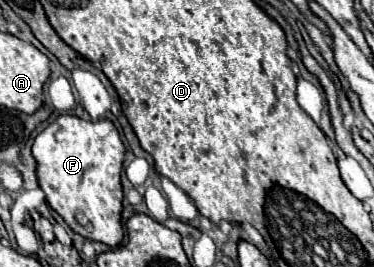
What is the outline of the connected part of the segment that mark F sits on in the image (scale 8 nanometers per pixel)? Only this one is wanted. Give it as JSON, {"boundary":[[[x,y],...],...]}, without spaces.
{"boundary":[[[59,115],[51,125],[47,125],[33,141],[31,153],[37,163],[37,181],[39,187],[47,195],[47,203],[53,211],[57,211],[63,221],[79,235],[91,241],[105,243],[109,247],[115,247],[123,239],[123,225],[121,225],[121,201],[123,201],[123,189],[121,189],[121,169],[123,169],[123,157],[125,147],[119,137],[117,127],[109,119],[101,121],[83,121],[77,115]]]}

